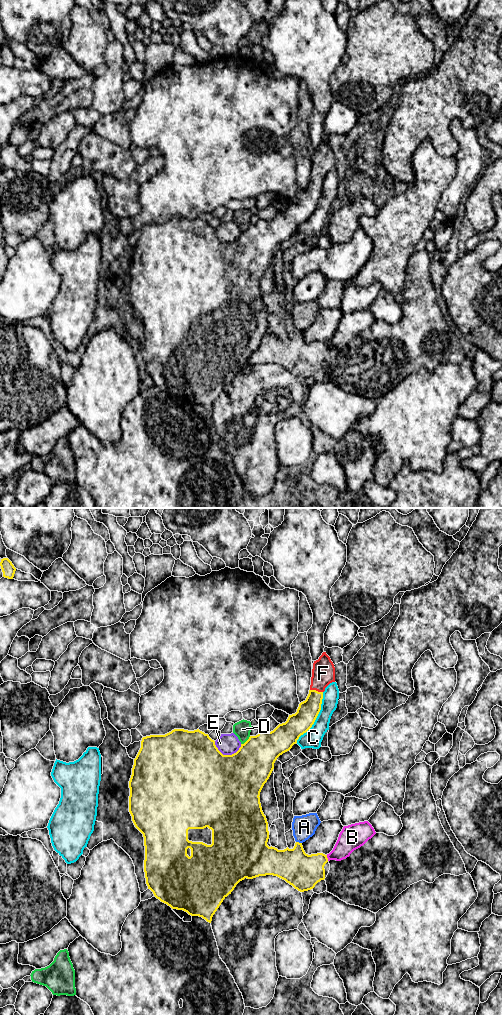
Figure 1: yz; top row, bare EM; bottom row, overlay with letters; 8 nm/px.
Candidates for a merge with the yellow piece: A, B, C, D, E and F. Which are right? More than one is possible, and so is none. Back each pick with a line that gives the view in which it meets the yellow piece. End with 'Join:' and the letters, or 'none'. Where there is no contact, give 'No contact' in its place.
F: Touches yellow in yz
Join: F

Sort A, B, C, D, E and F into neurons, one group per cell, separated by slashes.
A / B / C / D / E / F

